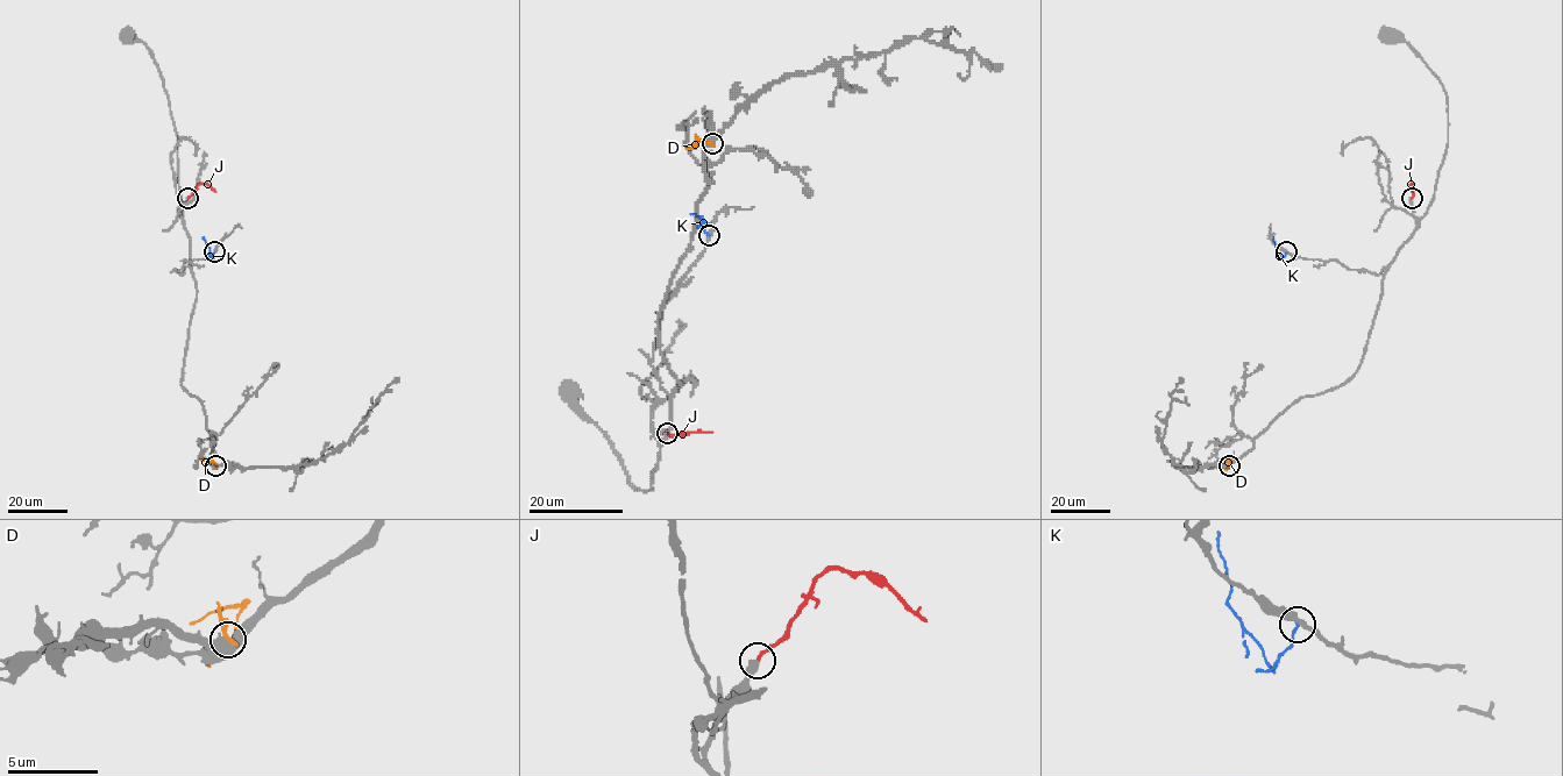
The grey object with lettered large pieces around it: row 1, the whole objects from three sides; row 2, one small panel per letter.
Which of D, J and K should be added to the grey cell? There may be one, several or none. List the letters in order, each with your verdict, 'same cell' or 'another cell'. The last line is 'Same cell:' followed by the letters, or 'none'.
D: another cell
J: same cell
K: another cell
Same cell: J

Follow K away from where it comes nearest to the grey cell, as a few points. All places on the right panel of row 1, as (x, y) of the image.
K: (1286, 253), (1281, 258), (1273, 236)

